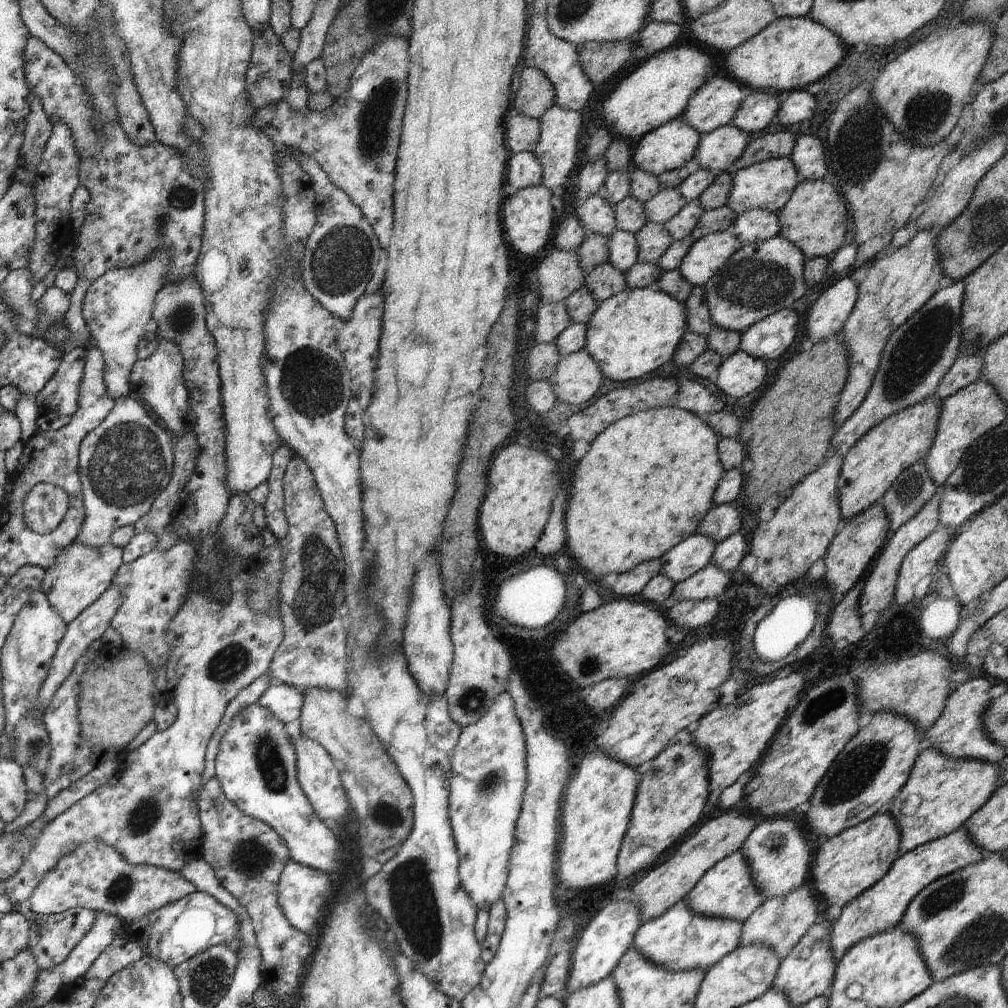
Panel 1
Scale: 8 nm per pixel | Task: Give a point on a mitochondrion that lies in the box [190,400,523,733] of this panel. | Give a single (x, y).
(316, 598)

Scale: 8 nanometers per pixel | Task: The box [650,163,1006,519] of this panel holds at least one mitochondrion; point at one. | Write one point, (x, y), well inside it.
(915, 352)

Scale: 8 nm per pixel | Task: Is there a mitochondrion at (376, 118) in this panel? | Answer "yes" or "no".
yes

